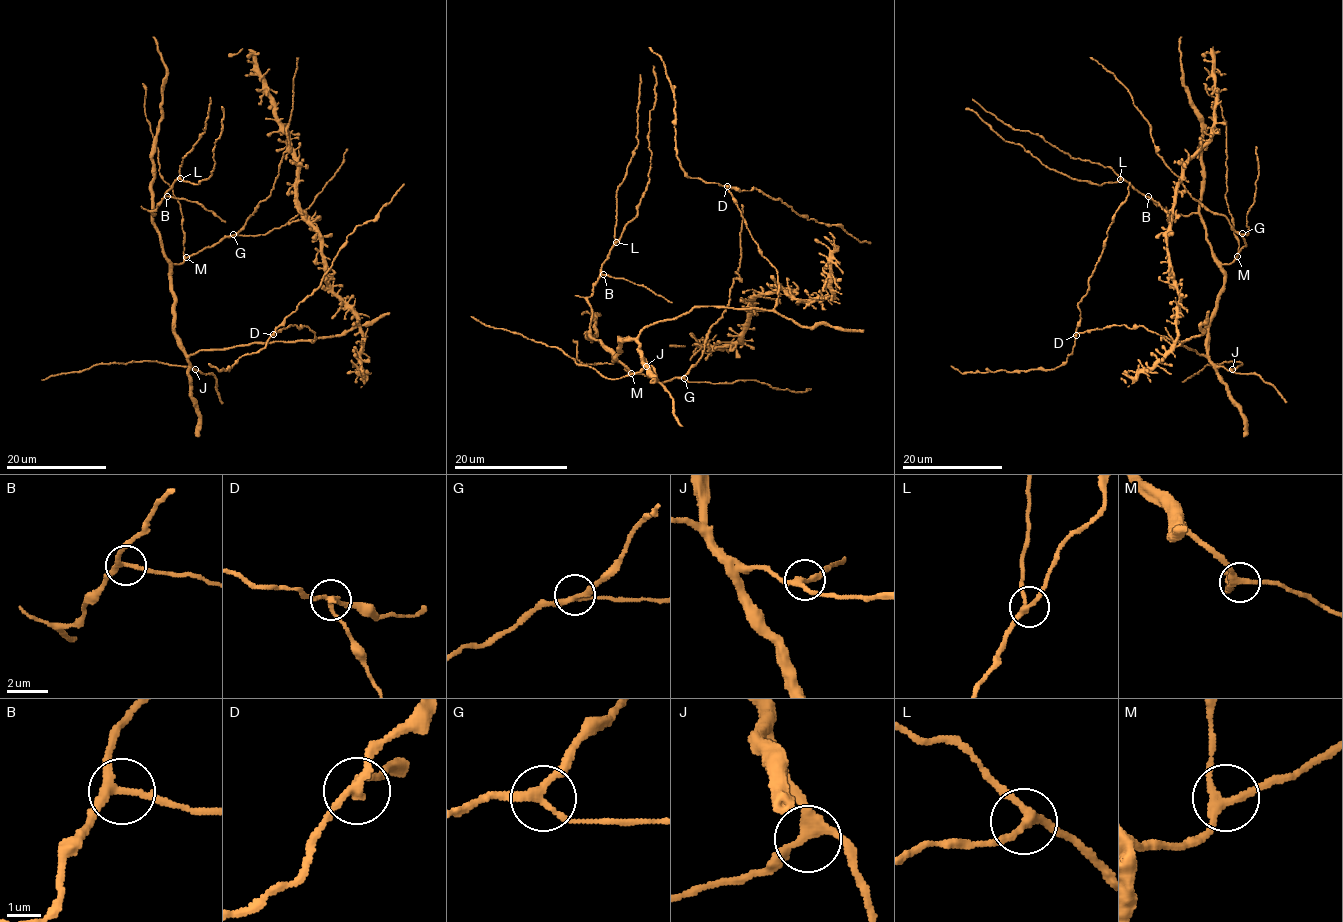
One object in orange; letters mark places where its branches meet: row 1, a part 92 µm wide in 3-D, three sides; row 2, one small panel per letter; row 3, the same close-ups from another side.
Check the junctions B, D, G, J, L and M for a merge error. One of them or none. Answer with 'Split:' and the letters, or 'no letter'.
Split: D

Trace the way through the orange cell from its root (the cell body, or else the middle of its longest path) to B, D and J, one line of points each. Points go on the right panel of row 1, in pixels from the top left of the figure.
B: (1212, 319), (1216, 295), (1224, 284), (1224, 269), (1212, 252), (1203, 219), (1197, 213), (1169, 213), (1148, 196)
D: (1212, 319), (1206, 355), (1182, 346), (1181, 342), (1186, 340), (1170, 340), (1141, 325), (1109, 326), (1076, 335)
J: (1212, 319), (1209, 327), (1208, 357), (1217, 365), (1232, 369)

